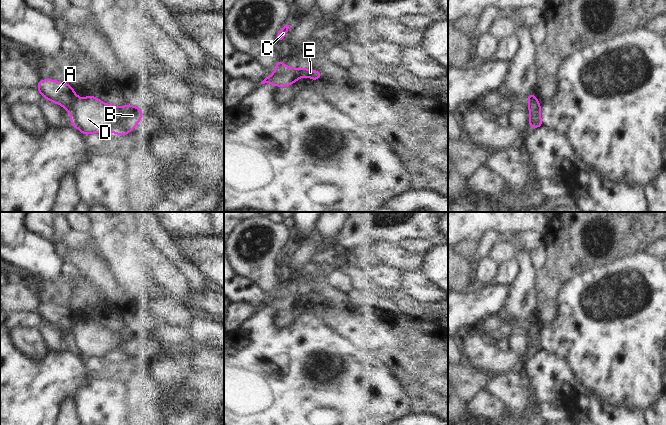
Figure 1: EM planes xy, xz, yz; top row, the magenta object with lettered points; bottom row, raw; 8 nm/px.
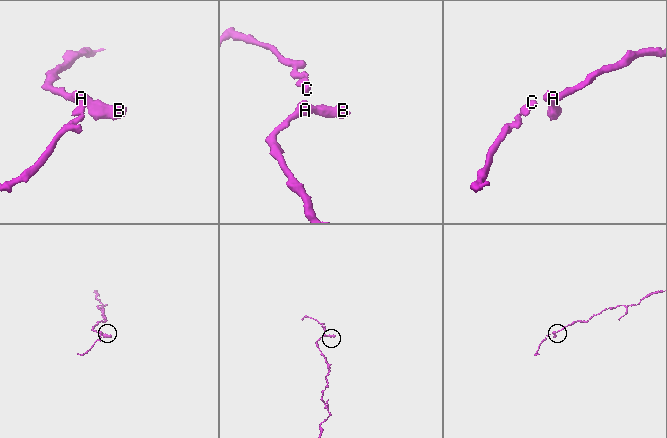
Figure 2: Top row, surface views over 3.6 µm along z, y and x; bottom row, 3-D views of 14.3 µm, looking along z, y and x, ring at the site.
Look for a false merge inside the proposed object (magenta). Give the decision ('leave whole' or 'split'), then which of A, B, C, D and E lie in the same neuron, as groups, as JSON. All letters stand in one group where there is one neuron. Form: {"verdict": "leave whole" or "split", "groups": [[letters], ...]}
{"verdict": "split", "groups": [["A", "C"], ["B", "D", "E"]]}

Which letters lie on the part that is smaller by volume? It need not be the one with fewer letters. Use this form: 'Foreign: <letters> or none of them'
Foreign: B, D, E

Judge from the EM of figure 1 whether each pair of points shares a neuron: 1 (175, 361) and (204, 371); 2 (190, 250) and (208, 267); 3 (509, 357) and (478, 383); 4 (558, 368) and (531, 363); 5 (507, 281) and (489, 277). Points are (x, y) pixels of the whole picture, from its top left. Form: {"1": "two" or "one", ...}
{"1": "two", "2": "one", "3": "two", "4": "one", "5": "two"}

